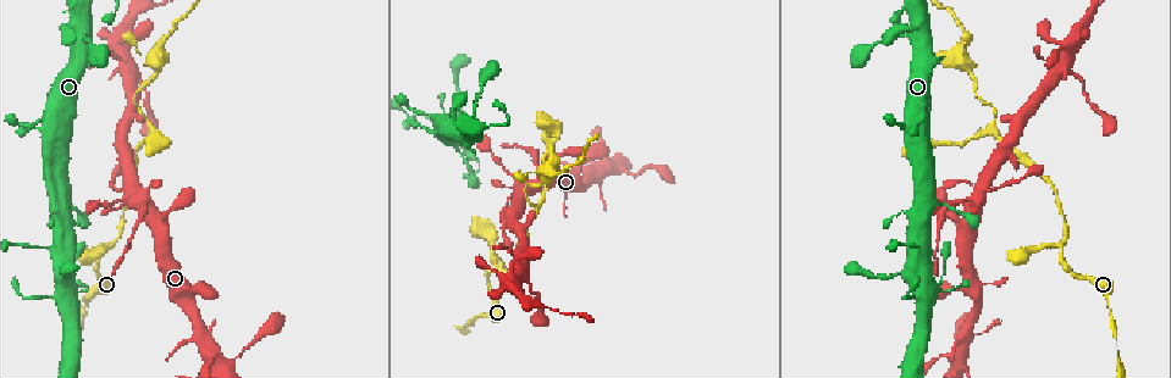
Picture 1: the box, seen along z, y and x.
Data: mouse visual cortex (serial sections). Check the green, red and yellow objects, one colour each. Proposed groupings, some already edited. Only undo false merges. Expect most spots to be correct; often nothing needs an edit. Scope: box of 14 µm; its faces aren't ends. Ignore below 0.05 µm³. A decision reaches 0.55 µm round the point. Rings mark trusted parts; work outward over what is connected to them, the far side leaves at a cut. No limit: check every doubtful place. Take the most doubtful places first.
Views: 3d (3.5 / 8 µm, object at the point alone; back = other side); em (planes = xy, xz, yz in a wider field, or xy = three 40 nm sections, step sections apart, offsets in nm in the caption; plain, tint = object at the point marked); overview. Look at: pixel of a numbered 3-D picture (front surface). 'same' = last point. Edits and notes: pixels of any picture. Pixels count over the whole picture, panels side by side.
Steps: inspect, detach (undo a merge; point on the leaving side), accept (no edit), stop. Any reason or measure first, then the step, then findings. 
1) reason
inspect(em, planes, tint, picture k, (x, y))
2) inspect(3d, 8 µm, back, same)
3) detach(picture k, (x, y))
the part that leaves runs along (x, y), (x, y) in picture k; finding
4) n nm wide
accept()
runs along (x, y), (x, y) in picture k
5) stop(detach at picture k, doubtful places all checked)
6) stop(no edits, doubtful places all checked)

a fork
inspect(3d, 3.5 µm, picture 1, (110, 246))

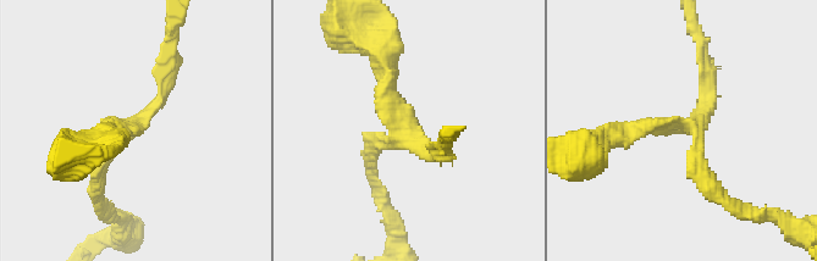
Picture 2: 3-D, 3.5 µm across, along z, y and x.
shape alone is not enough
inspect(em, xy, step 3, tint, picture 2, (400, 145))

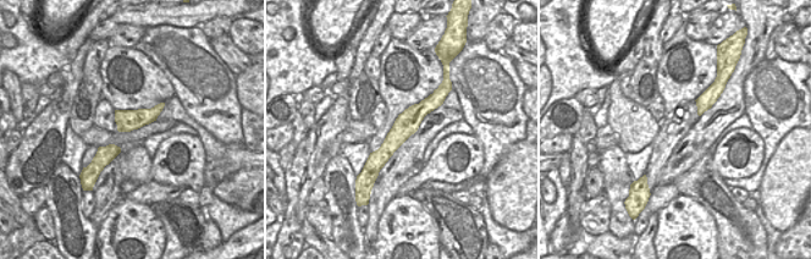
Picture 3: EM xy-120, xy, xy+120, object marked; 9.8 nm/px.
arms of 200, 200, 200 nm
accept()
runs along (98, 201), (101, 160), (154, 107), (169, 70) in picture 2; continuous, no second cell

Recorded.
abrupt turn
inspect(3d, 3.5 µm, picture 1, (543, 203))

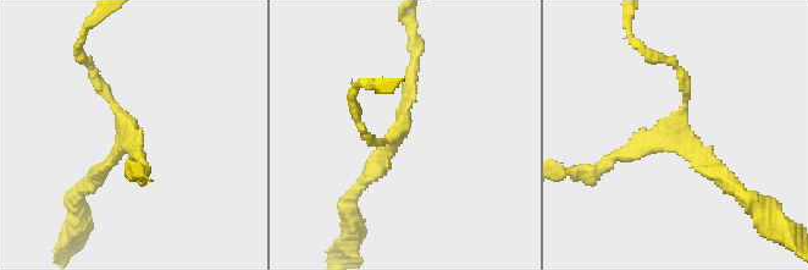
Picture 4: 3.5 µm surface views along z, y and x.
inspect(em, xy, step 3, tint, picture 4, (399, 133))

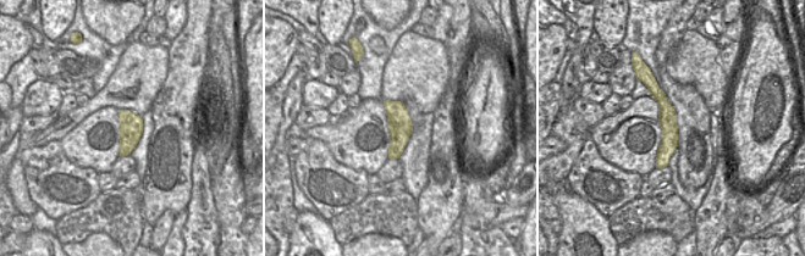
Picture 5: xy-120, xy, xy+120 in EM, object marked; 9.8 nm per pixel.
240 nm wide
accept()
runs along (652, 82), (667, 115), (661, 165) in picture 5; one cell here

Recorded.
a fork
inspect(3d, 3.5 µm, picture 1, (542, 174))

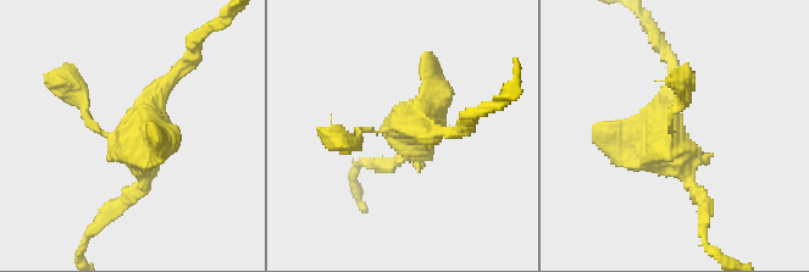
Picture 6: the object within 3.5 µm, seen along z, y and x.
shape alone is not enough
inspect(em, xy, step 5, tint, picture 6, (414, 128))

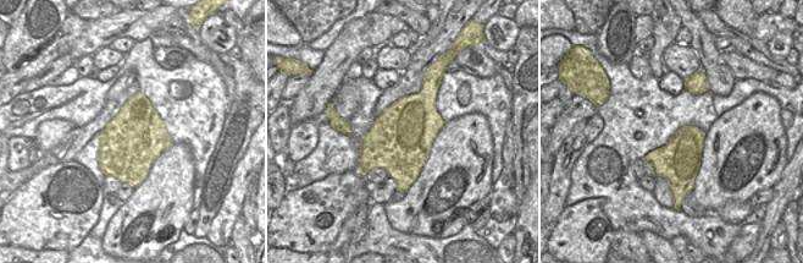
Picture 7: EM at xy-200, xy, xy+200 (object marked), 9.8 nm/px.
cut it another way
inspect(em, xy, step 1, tint, same)

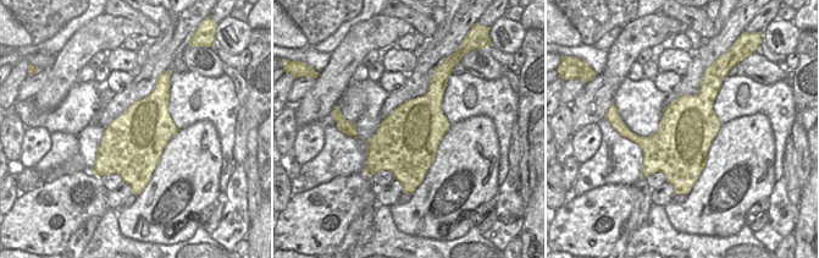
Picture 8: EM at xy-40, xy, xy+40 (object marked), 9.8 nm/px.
accept()
runs along (129, 194), (144, 183), (140, 134), (186, 62) in picture 6; all the same cell

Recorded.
stop(no edits, doubtful places all checked)

